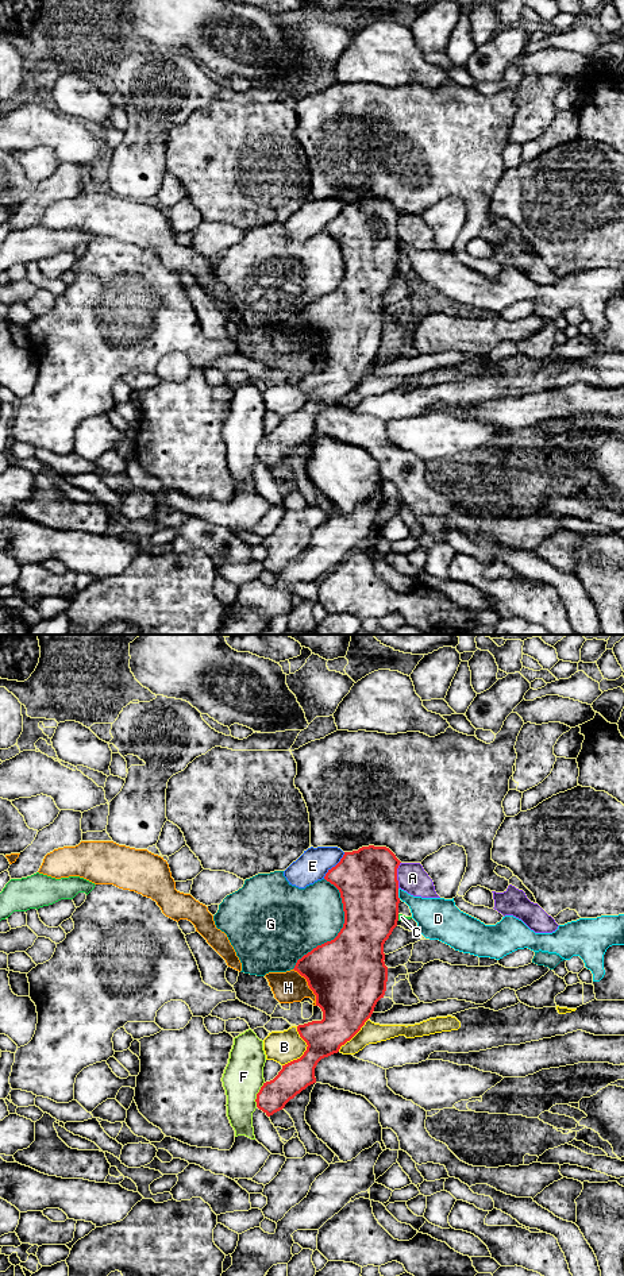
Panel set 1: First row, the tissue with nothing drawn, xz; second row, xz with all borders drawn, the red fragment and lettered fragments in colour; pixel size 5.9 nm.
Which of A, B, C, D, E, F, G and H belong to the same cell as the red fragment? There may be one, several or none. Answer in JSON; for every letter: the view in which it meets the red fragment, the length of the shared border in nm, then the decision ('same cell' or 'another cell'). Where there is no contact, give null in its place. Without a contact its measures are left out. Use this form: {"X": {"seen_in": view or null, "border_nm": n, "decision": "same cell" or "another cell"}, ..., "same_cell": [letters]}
{"A": {"seen_in": "xz", "border_nm": 160, "decision": "another cell"}, "B": {"seen_in": "xz", "border_nm": 260, "decision": "another cell"}, "C": {"seen_in": "xz", "border_nm": 40, "decision": "another cell"}, "D": {"seen_in": "xz", "border_nm": 70, "decision": "another cell"}, "E": {"seen_in": "xz", "border_nm": 200, "decision": "another cell"}, "F": {"seen_in": "xz", "border_nm": 160, "decision": "another cell"}, "G": {"seen_in": "xz", "border_nm": 600, "decision": "another cell"}, "H": {"seen_in": "xz", "border_nm": 260, "decision": "another cell"}, "same_cell": []}

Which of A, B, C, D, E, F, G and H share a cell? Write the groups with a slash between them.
A / B / C / D / E / F / G / H

